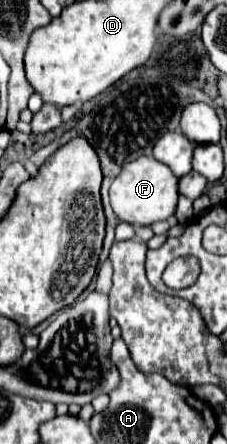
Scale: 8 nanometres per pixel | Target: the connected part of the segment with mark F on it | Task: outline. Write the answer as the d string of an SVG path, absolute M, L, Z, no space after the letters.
M139 157L135 161L127 161L121 167L121 173L115 177L109 189L111 207L119 221L131 225L153 225L155 221L165 221L175 215L177 209L177 177L157 159Z

